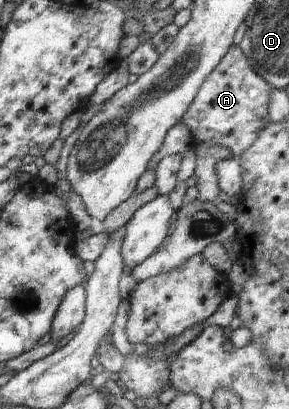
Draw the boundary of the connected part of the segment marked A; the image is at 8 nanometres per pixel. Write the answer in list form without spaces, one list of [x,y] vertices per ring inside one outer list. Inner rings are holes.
[[[233,45],[220,59],[216,69],[204,79],[193,103],[182,119],[192,137],[193,147],[224,147],[229,155],[215,165],[219,189],[228,196],[238,195],[243,188],[240,155],[253,143],[269,123],[267,102],[273,88],[249,67],[241,48]]]

